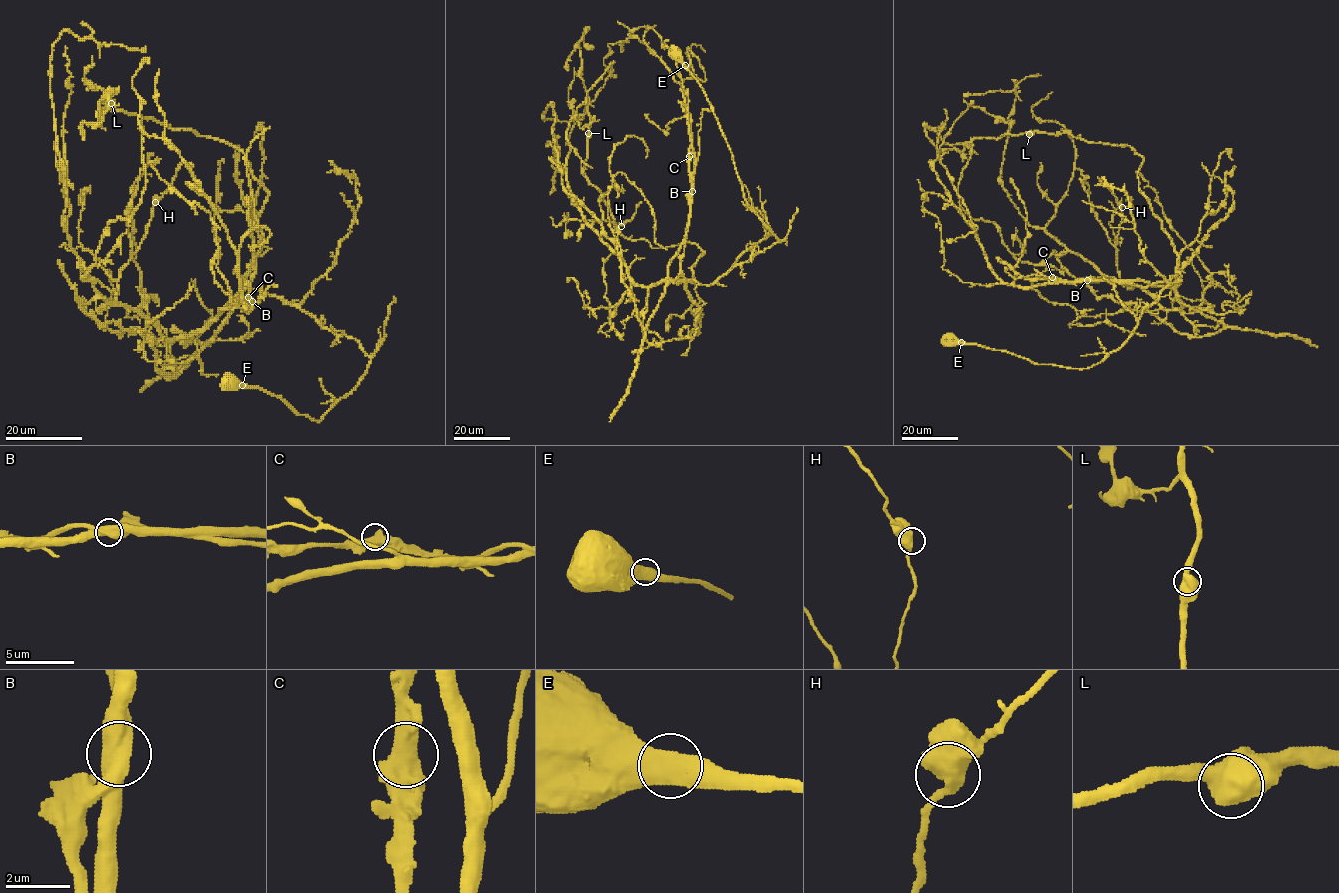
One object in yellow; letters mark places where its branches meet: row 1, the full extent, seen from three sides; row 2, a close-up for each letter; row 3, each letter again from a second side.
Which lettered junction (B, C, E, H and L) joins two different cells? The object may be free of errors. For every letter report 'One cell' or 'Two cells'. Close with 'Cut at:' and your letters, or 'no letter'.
B: Two cells
C: One cell
E: One cell
H: One cell
L: One cell
Cut at: B

